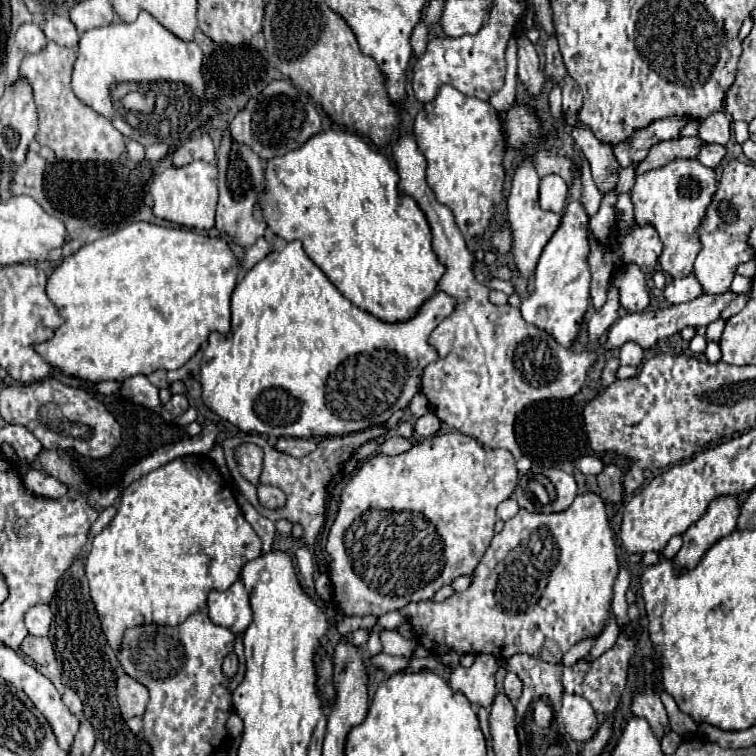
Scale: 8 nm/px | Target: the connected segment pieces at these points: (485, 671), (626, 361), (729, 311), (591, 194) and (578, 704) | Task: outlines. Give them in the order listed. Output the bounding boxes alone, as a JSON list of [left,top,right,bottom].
[[450,655,500,707],[620,343,644,365],[720,293,748,321],[582,159,602,215],[560,693,598,743]]

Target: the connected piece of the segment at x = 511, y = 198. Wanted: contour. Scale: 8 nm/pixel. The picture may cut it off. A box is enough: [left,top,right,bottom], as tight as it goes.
[506,159,560,279]

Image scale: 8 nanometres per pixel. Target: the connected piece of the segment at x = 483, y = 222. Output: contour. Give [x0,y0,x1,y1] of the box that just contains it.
[414,85,506,262]

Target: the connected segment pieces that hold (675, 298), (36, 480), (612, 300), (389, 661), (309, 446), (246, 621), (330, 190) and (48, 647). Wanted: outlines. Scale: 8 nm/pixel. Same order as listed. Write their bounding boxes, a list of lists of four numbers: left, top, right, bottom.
[[664,273,702,305],[24,469,68,499],[588,287,620,345],[372,653,410,673],[276,437,316,457],[208,581,252,633],[258,129,444,321],[22,635,54,665]]

